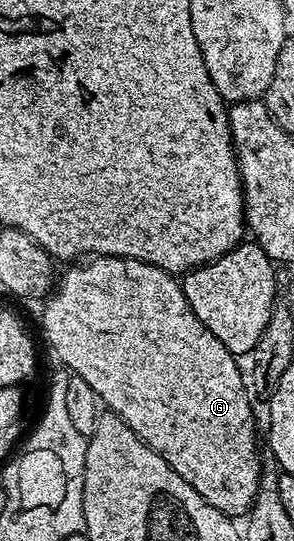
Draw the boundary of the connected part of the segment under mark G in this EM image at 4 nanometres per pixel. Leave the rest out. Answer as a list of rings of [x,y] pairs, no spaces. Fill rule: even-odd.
[[[91,256],[78,266],[68,268],[71,269],[64,276],[62,273],[58,277],[53,291],[46,297],[47,305],[43,308],[43,336],[47,339],[48,346],[55,351],[56,358],[68,368],[66,369],[68,373],[85,378],[85,382],[93,386],[100,401],[115,415],[120,416],[131,427],[133,434],[137,434],[137,438],[141,438],[154,452],[161,454],[161,458],[169,462],[171,469],[181,474],[181,478],[185,478],[185,482],[189,482],[189,486],[193,486],[193,490],[197,490],[197,494],[201,494],[201,498],[205,498],[209,506],[217,506],[217,510],[221,510],[229,517],[242,517],[255,503],[255,495],[259,489],[261,455],[259,456],[259,444],[255,441],[255,416],[251,413],[253,400],[243,389],[236,356],[225,350],[225,346],[221,346],[221,341],[213,338],[211,331],[203,325],[201,318],[193,314],[183,293],[182,283],[172,273],[140,260],[120,256]]]

